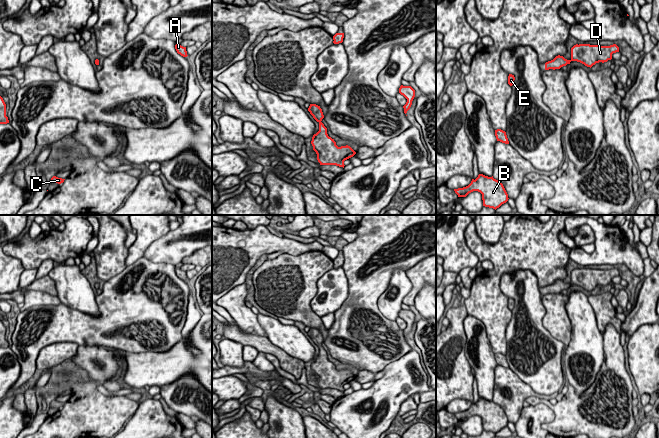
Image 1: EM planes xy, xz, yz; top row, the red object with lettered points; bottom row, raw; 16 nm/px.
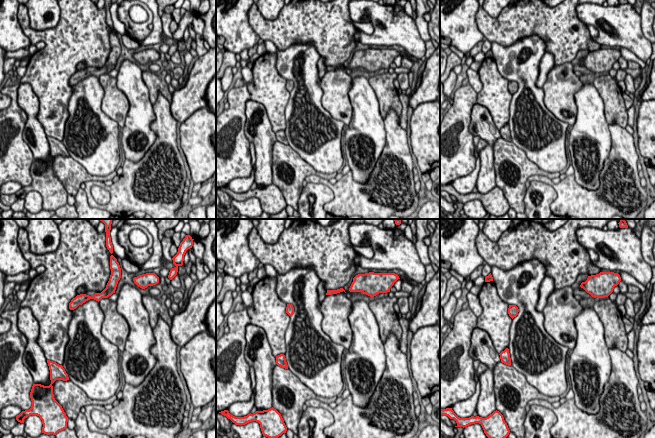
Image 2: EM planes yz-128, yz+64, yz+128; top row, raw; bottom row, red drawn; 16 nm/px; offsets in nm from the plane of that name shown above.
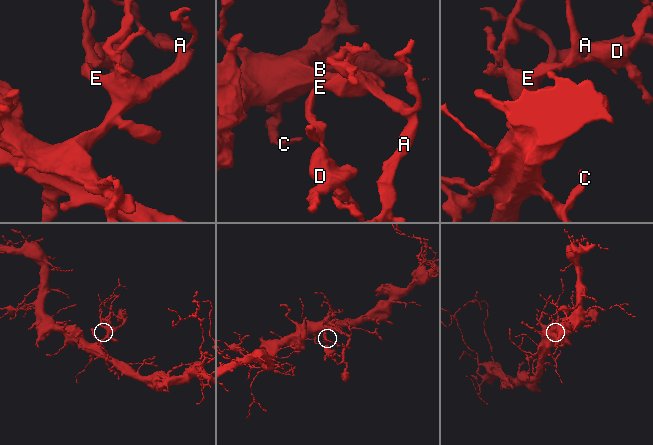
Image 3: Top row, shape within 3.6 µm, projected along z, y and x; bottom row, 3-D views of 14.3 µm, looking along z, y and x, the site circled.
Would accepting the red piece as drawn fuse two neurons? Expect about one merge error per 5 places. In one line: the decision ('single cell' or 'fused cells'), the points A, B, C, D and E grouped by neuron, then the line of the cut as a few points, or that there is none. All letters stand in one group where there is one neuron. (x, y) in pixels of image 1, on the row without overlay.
single cell; A B C D E; no cut

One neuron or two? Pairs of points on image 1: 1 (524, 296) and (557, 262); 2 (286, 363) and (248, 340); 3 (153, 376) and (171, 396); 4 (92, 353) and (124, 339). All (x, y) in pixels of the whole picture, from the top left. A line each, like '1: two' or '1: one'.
1: two
2: one
3: two
4: two

